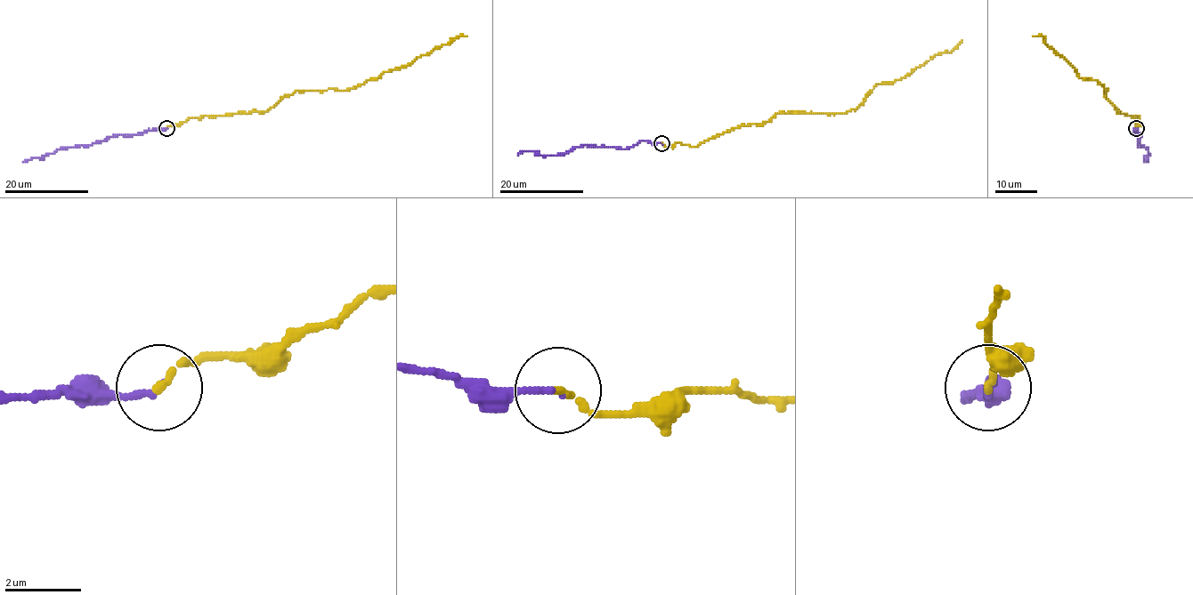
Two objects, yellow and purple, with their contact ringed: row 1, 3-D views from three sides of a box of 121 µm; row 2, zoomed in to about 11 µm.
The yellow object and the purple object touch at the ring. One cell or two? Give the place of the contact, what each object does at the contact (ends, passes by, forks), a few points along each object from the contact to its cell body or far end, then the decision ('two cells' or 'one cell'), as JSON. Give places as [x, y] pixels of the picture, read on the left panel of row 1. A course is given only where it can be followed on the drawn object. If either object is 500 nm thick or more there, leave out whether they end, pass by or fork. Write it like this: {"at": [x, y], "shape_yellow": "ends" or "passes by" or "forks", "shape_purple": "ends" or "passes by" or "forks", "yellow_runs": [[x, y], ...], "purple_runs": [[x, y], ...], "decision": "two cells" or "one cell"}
{"at": [166, 128], "shape_yellow": "ends", "shape_purple": "ends", "yellow_runs": [[166, 129], [190, 118], [266, 112], [296, 91], [345, 91], [383, 73], [409, 66], [456, 37], [467, 36]], "purple_runs": [[166, 129], [146, 130], [135, 135], [117, 133], [85, 145], [58, 148], [44, 156], [33, 156], [23, 162]], "decision": "one cell"}

